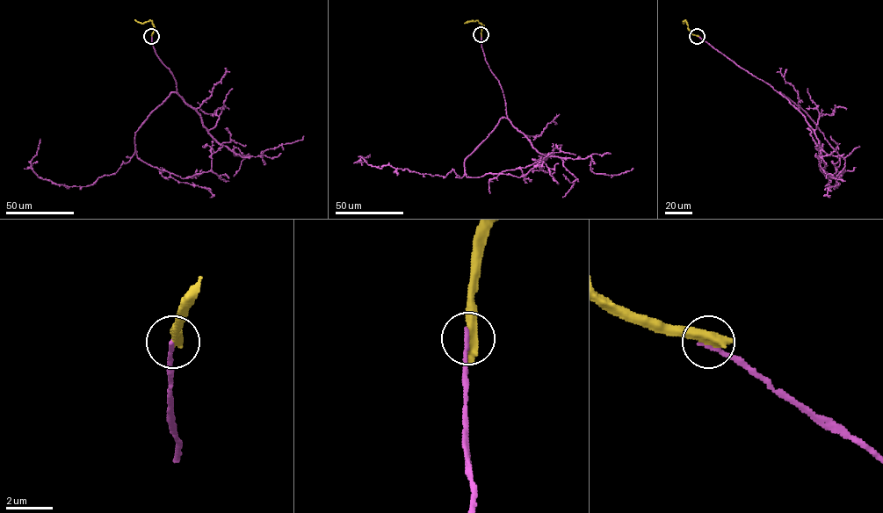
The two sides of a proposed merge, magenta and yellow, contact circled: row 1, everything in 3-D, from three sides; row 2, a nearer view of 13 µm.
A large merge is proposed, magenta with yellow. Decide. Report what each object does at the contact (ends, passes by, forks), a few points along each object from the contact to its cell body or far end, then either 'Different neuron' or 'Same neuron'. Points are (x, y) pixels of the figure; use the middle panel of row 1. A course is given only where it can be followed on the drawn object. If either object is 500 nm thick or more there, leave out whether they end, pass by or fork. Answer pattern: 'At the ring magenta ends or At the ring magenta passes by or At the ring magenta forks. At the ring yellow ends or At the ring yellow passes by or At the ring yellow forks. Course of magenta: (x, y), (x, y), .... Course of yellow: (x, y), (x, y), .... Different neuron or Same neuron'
Course of magenta: (481, 35), (507, 117), (465, 159), (462, 177), (452, 169), (445, 177), (372, 166), (360, 156), (369, 154). Course of yellow: (481, 35), (483, 25), (478, 21), (464, 23). Different neuron

